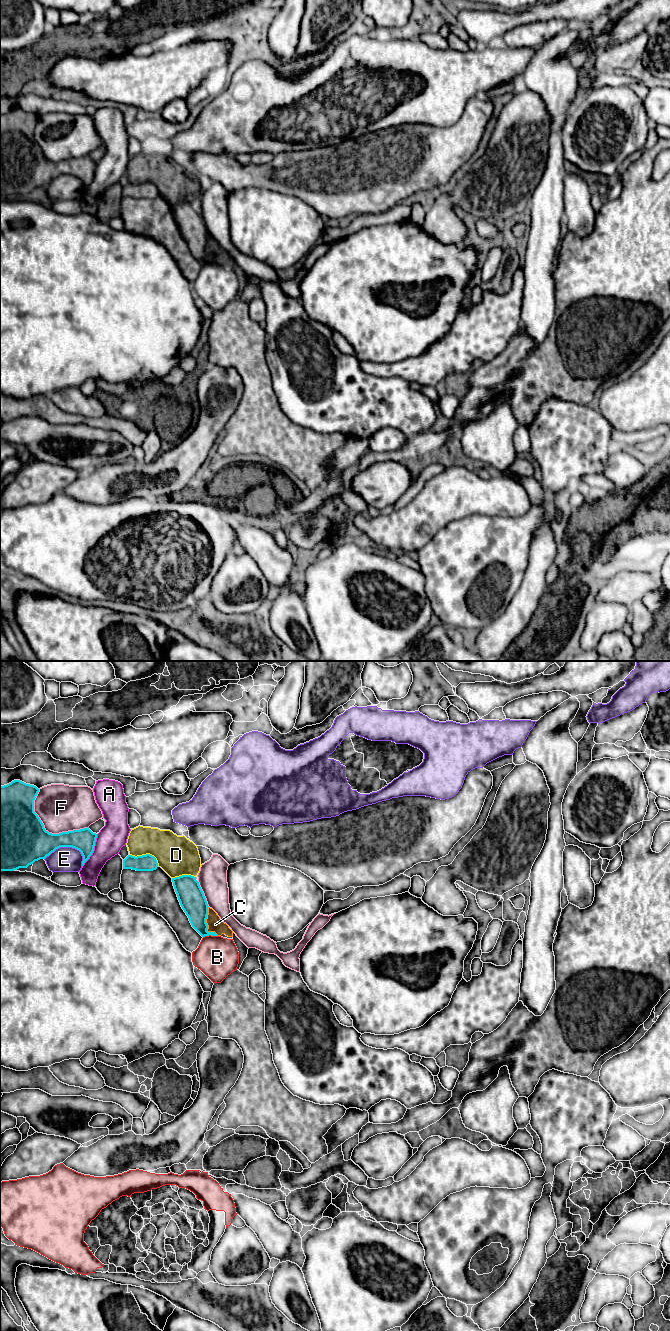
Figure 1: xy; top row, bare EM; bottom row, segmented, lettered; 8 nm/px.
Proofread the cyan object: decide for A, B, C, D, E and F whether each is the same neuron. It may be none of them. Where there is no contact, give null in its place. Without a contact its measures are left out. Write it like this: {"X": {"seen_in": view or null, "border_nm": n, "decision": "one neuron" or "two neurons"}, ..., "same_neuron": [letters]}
{"A": {"seen_in": "xy", "border_nm": 300, "decision": "two neurons"}, "B": {"seen_in": "xy", "border_nm": 120, "decision": "two neurons"}, "C": {"seen_in": "xy", "border_nm": 260, "decision": "two neurons"}, "D": {"seen_in": "xy", "border_nm": 260, "decision": "two neurons"}, "E": {"seen_in": "xy", "border_nm": 320, "decision": "two neurons"}, "F": {"seen_in": "xy", "border_nm": 500, "decision": "two neurons"}, "same_neuron": []}

